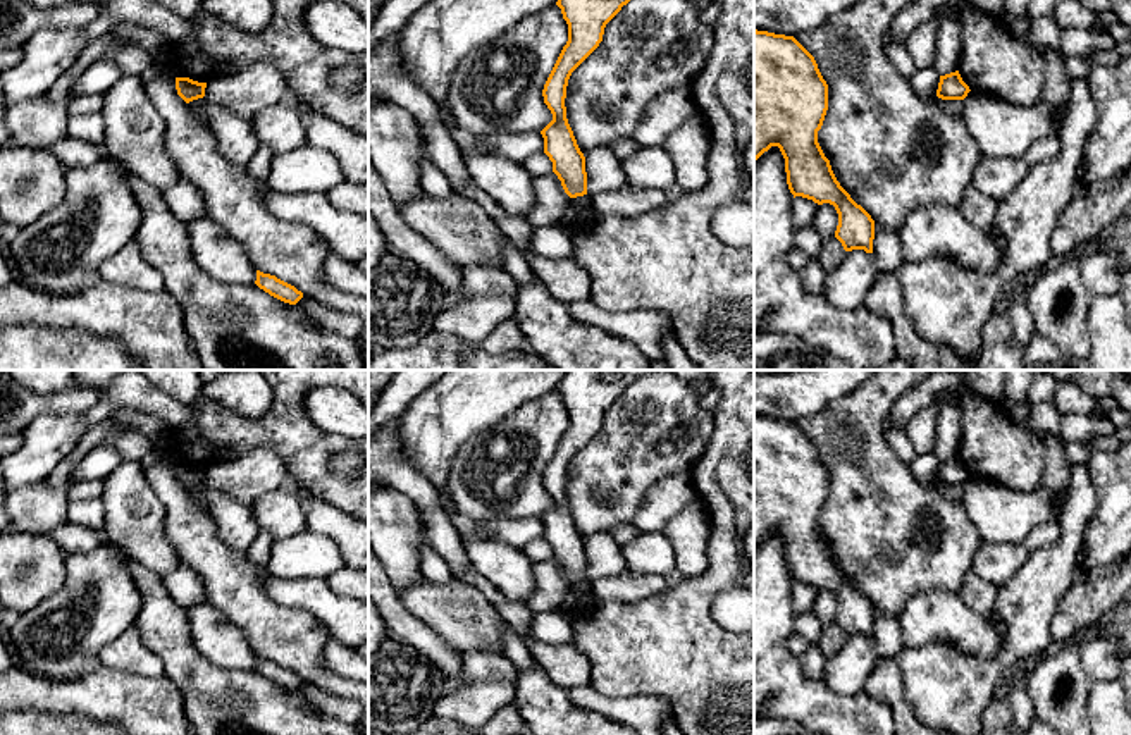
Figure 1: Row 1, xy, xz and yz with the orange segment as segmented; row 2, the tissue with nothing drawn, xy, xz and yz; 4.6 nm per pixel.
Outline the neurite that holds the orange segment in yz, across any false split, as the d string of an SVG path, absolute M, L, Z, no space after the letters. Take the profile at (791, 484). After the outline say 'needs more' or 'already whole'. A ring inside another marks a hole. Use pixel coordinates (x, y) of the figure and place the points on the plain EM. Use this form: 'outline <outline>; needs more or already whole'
outline M754 415L754 547L778 532L794 584L833 590L844 635L873 639L875 606L840 571L818 528L826 496L828 470L814 442L794 422Z; already whole

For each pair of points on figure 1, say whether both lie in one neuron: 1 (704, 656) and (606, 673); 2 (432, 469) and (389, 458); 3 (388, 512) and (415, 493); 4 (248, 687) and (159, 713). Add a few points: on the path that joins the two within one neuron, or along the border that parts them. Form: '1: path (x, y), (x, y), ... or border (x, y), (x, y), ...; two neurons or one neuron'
1: path (680, 656), (630, 656); one neuron
2: border (400, 424), (400, 444), (407, 458), (436, 487); two neurons
3: border (386, 486), (403, 493), (419, 506); two neurons
4: border (164, 675), (176, 687), (188, 716); two neurons

